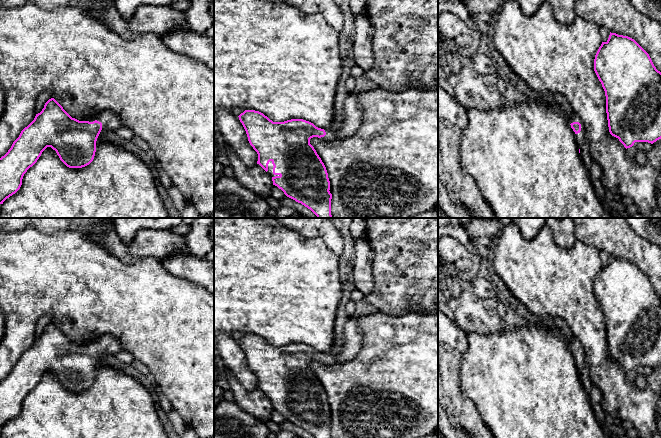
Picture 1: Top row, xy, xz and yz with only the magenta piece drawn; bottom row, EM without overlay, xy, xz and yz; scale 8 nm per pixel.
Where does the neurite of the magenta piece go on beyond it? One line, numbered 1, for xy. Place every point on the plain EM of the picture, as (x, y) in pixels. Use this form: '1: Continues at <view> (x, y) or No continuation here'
1: No continuation here

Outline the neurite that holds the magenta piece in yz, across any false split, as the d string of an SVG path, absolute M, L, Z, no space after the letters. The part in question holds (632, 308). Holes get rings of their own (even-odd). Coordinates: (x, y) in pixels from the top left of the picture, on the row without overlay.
M610 256L608 264L602 266L595 279L594 295L605 315L610 358L618 362L626 373L635 366L653 368L661 363L661 296L656 293L649 278L634 263Z

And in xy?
M54 322L49 323L42 335L21 355L8 376L0 382L0 428L20 413L24 398L47 371L55 374L60 384L69 392L89 389L94 383L96 365L101 354L101 346L72 342Z

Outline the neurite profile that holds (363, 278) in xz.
M367 239L355 242L355 260L353 262L353 282L356 289L364 296L369 295L375 288L373 276L374 252Z

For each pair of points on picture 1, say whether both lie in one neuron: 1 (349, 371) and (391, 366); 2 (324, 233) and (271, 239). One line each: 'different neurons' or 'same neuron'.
1: same neuron
2: different neurons

